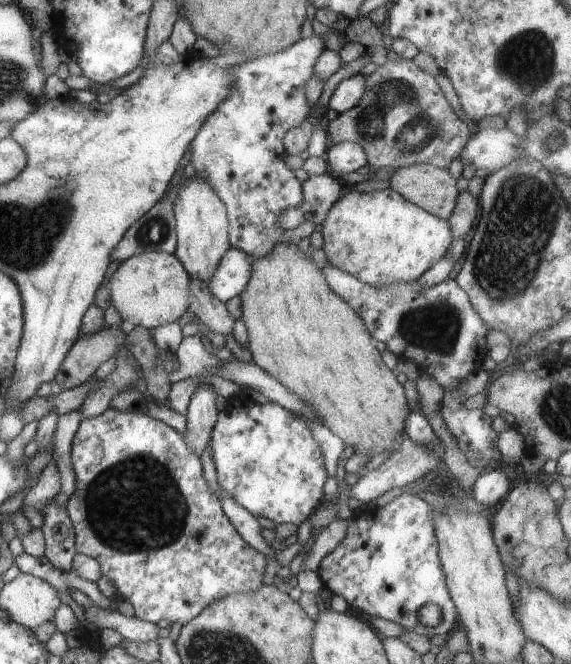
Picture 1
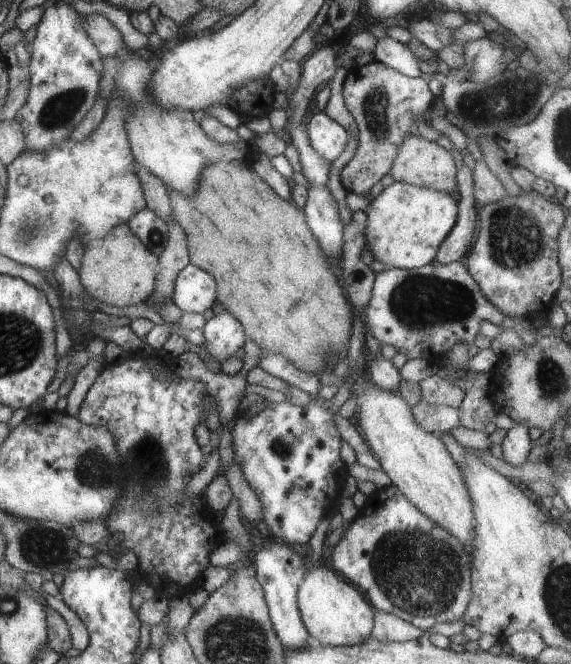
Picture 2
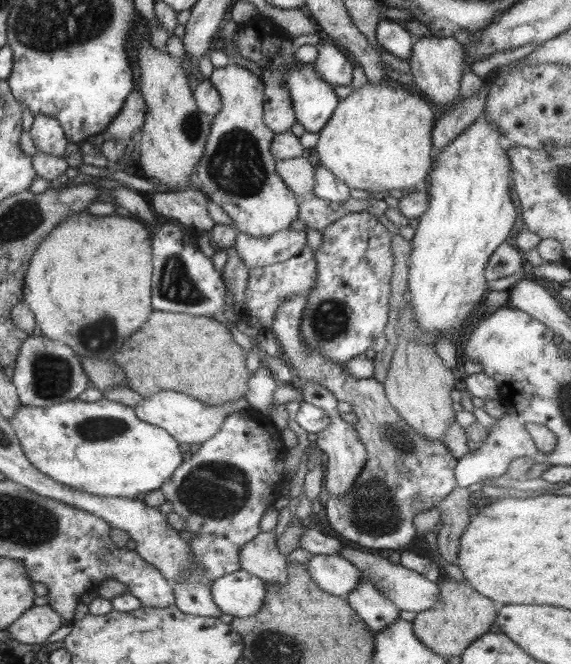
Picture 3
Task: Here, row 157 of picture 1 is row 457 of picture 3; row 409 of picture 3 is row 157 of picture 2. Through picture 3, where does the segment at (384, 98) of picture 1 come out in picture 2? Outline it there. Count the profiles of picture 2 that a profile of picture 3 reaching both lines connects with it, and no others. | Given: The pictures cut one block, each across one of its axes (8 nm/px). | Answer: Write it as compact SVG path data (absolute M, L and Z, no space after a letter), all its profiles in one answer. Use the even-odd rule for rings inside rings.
M371 61L365 66L352 65L344 80L343 94L346 109L348 109L356 121L359 132L359 142L356 155L342 168L340 179L346 192L362 195L370 204L373 200L369 197L372 187L386 176L386 174L390 173L398 151L398 146L405 140L406 136L415 135L429 142L439 140L442 134L432 129L425 117L431 110L435 97L431 94L428 84L422 80L421 77L406 77L377 61Z

